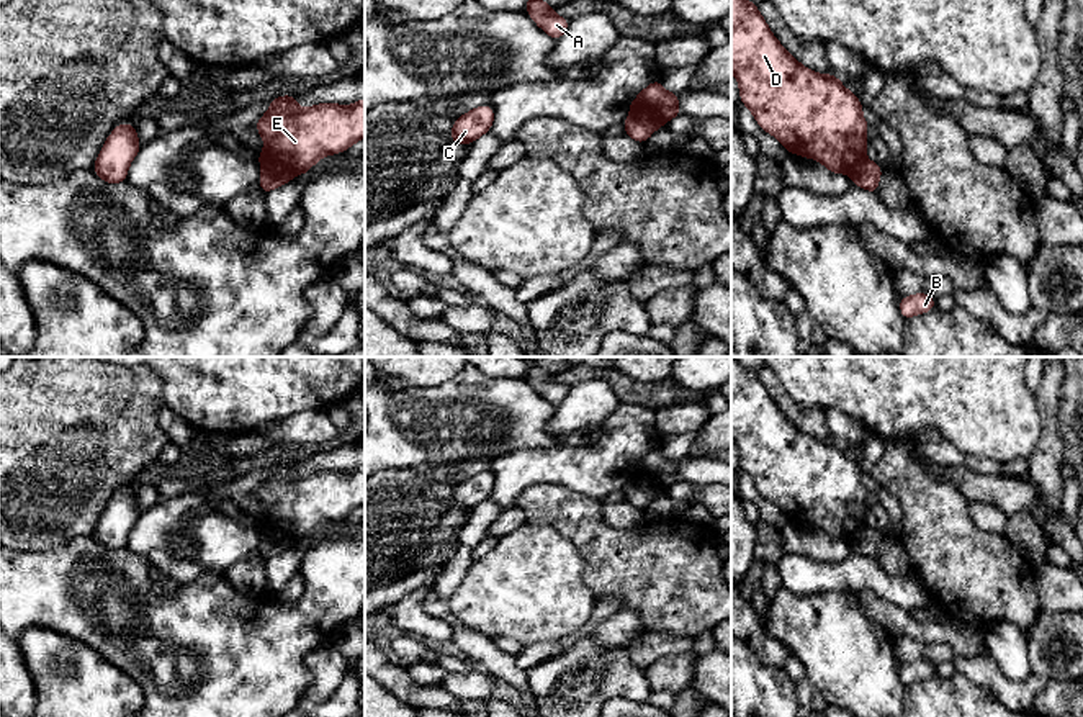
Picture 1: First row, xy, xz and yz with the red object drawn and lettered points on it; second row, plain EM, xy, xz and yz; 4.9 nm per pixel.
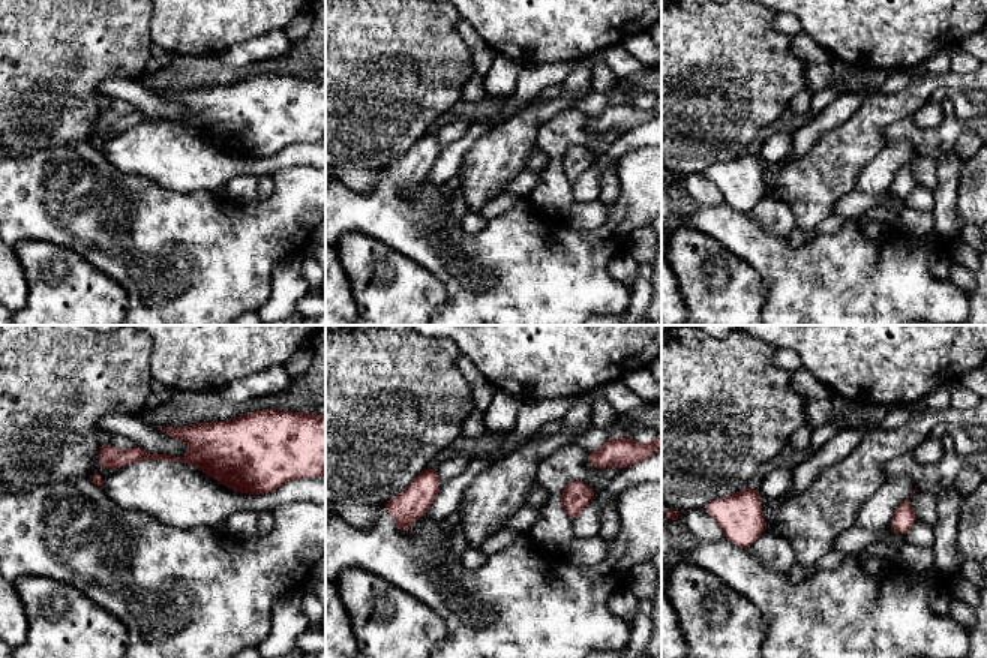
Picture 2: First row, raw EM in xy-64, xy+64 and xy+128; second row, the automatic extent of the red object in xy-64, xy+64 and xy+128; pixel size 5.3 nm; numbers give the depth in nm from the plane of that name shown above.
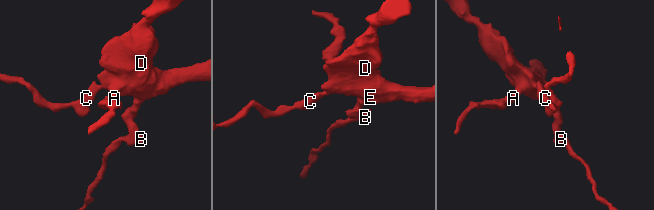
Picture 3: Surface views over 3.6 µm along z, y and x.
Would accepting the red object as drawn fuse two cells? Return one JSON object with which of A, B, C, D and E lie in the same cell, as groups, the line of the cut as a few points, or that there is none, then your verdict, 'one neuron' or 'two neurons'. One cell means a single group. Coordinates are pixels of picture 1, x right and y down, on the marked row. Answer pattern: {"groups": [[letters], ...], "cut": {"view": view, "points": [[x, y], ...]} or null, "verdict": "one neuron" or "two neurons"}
{"groups": [["A", "C", "D", "E"], ["B"]], "cut": {"view": "xy", "points": [[262, 164], [288, 171], [293, 175]]}, "verdict": "two neurons"}

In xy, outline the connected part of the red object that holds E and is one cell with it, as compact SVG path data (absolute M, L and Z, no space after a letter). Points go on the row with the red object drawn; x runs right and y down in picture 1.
M283 95L270 101L255 129L265 141L260 165L308 174L319 159L344 152L365 138L365 98L350 106L298 108L294 95Z

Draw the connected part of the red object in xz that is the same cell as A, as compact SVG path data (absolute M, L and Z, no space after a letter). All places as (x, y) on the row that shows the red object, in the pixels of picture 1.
M527 0L527 13L548 36L558 41L568 29L569 20L558 16L543 0Z

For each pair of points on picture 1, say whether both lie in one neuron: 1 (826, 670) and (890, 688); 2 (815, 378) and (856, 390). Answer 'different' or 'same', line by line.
1: same
2: same

